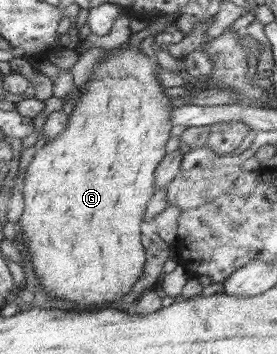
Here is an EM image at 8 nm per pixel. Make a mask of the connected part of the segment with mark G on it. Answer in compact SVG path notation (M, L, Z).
M130 41L122 43L119 47L108 49L110 55L104 57L93 68L85 89L80 93L80 98L74 103L74 109L71 112L68 127L56 137L52 137L34 156L33 160L27 167L24 181L21 183L21 191L24 194L24 212L20 216L20 234L17 238L22 243L23 250L28 251L32 268L38 277L38 282L46 288L48 294L52 294L54 298L64 298L82 306L90 306L90 304L100 304L100 302L110 302L110 300L118 300L122 296L126 296L132 288L139 283L143 277L143 268L147 266L146 250L142 246L142 222L144 222L144 214L148 208L148 202L154 194L154 172L160 167L161 161L168 155L168 140L172 134L172 97L166 94L166 86L158 81L158 68L160 64L156 58L152 59L146 56L138 44L130 44Z

